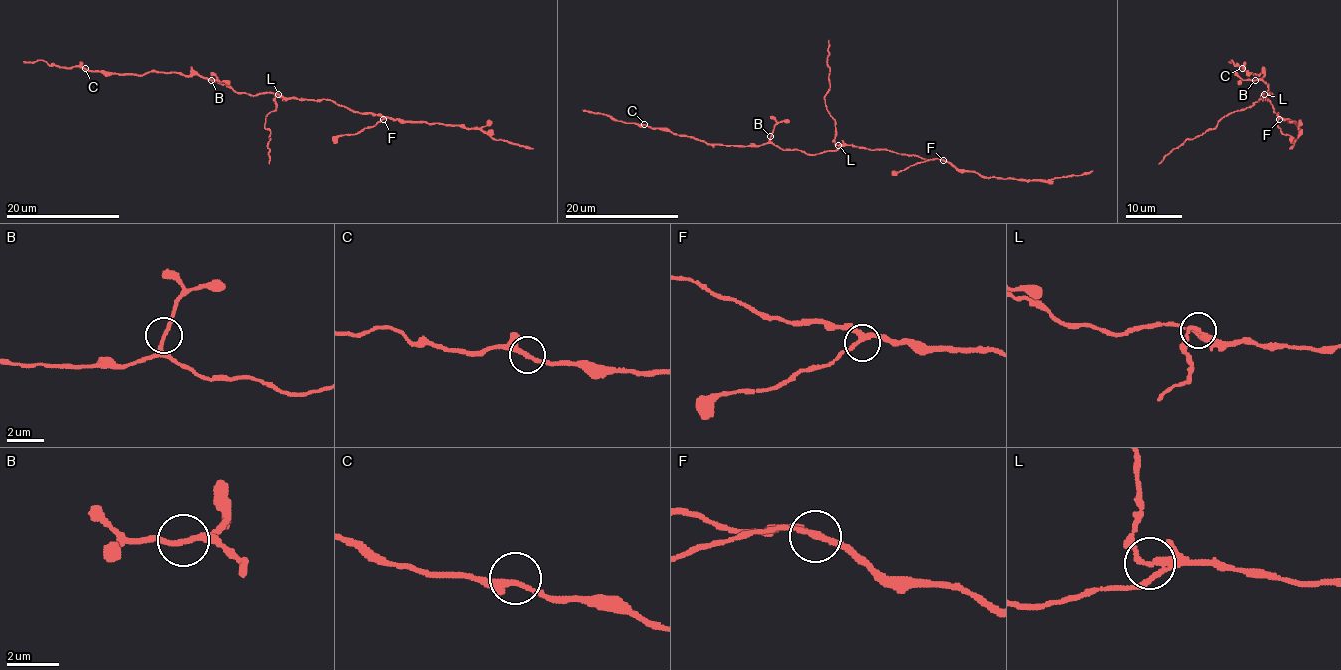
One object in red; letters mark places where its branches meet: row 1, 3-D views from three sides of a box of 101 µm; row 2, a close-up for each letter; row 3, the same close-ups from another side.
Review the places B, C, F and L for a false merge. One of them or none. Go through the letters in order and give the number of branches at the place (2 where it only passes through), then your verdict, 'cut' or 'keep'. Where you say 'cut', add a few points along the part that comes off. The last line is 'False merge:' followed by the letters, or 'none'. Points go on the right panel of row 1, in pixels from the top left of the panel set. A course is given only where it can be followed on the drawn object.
B: branches 3; keep
C: branches 3; keep
F: branches 3; keep
L: branches 3; cut; course (1263, 94), (1256, 101), (1225, 115), (1215, 126), (1185, 139), (1159, 163)
False merge: L

